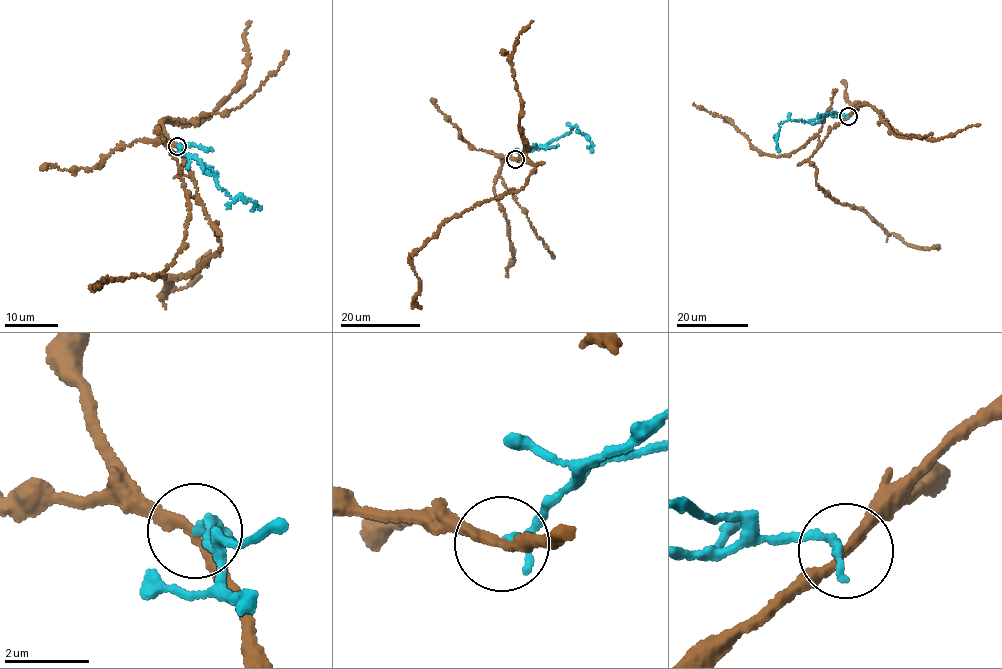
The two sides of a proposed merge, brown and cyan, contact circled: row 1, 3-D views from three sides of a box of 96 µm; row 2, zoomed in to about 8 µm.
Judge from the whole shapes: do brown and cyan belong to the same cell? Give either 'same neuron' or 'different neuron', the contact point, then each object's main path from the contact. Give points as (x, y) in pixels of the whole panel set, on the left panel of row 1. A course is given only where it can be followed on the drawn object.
different neuron; place (177, 146); course brown (177, 146), (216, 227), (221, 250), (189, 275), (169, 278), (161, 296), (192, 281), (209, 251); course cyan (177, 146), (183, 155), (200, 161), (207, 172), (216, 173), (218, 186), (232, 198), (244, 198), (260, 208)

